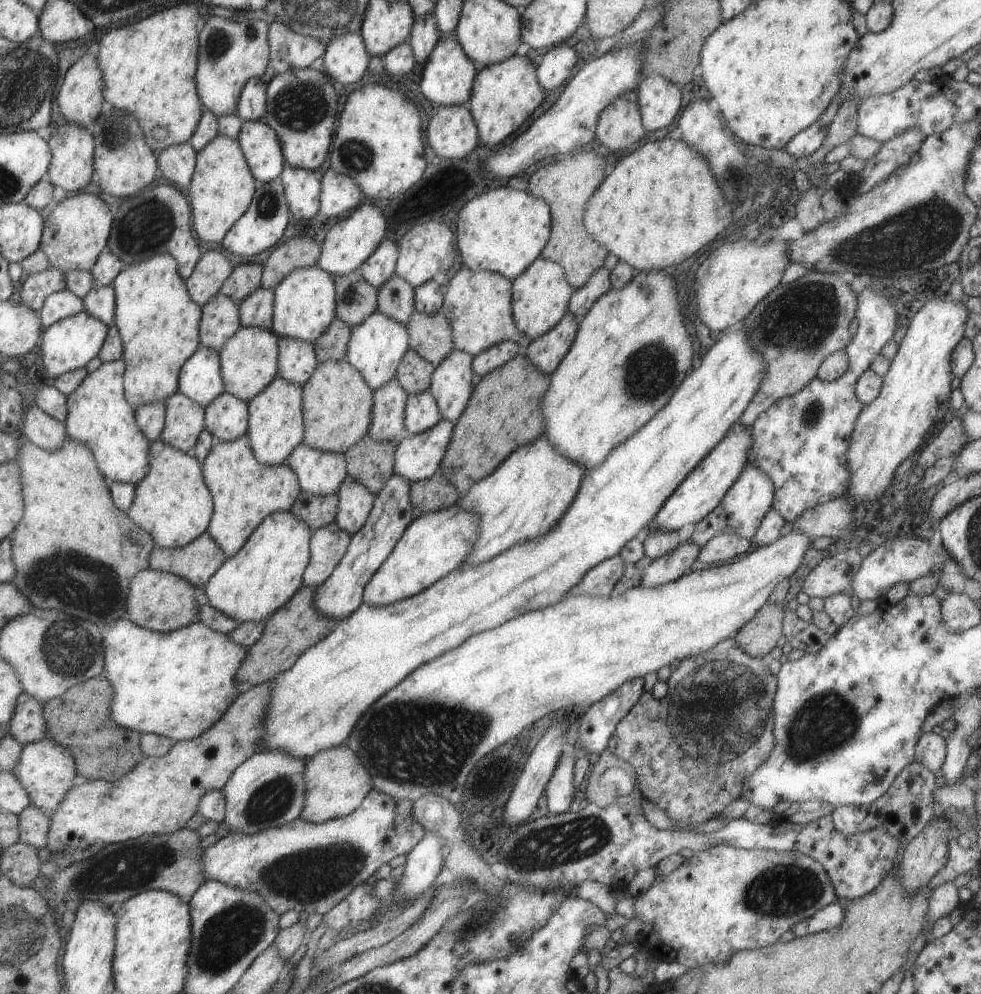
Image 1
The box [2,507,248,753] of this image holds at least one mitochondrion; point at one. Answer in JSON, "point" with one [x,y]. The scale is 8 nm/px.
{"point":[75,582]}

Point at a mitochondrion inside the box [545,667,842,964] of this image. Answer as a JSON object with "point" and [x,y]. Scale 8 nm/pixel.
{"point":[799,888]}

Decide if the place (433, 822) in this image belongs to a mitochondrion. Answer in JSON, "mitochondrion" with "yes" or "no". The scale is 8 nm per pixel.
{"mitochondrion":"no"}

